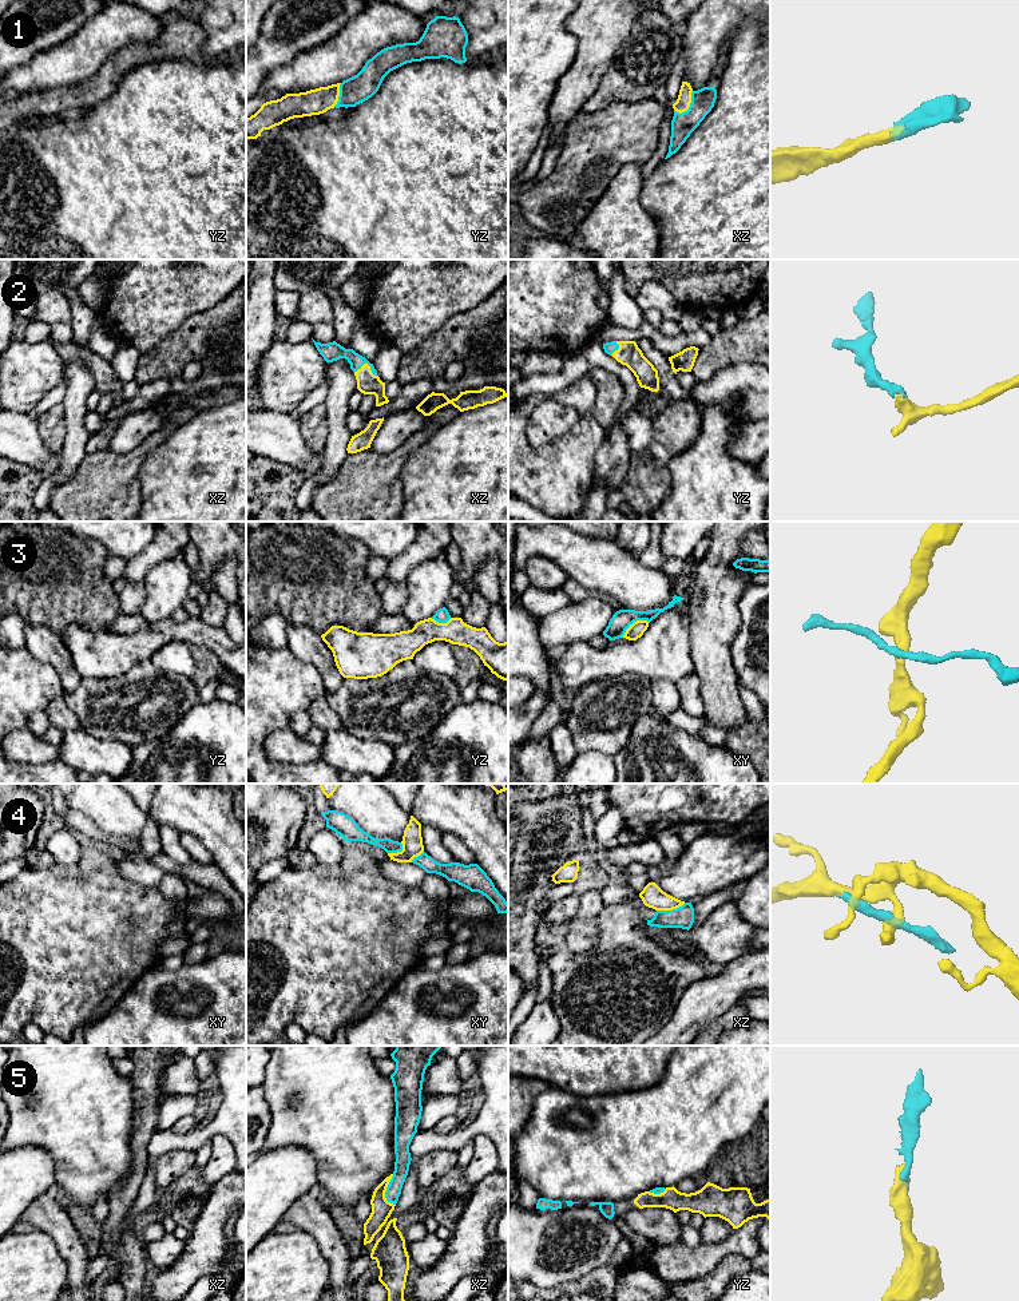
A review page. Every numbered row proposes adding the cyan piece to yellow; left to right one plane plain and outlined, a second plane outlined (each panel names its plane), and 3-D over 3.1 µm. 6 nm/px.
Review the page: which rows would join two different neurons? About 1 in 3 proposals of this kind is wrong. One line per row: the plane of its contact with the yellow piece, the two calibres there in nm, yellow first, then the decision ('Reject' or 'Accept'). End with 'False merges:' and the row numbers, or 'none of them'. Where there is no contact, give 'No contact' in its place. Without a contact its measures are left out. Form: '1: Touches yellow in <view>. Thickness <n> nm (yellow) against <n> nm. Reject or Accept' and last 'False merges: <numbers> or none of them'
1: Touches yellow in xz. Thickness 90 nm (yellow) against 140 nm. Accept
2: Touches yellow in xz. Thickness 130 nm (yellow) against 120 nm. Accept
3: Touches yellow in xy. Thickness 90 nm (yellow) against 120 nm. Reject
4: Touches yellow in xz. Thickness 140 nm (yellow) against 130 nm. Reject
5: Touches yellow in xz. Thickness 120 nm (yellow) against 100 nm. Accept
False merges: 3, 4

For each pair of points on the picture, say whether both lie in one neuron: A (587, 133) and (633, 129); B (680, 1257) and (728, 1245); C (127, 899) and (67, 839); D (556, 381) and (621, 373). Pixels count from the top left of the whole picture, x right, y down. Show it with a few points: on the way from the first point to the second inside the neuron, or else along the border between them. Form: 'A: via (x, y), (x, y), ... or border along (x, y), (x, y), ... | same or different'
A: via (598, 133), (622, 133) | same
B: via (692, 1257), (708, 1257), (716, 1253) | same
C: border along (83, 841), (80, 855), (74, 863), (55, 864) | different
D: via (573, 369), (581, 361), (605, 361) | same

